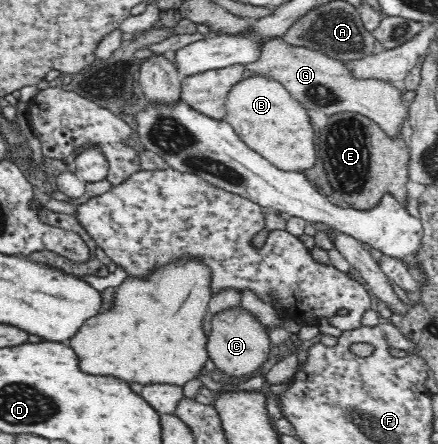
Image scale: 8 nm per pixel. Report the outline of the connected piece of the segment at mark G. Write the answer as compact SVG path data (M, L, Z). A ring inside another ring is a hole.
M281 37L261 40L261 52L255 62L245 67L248 73L264 75L275 80L301 103L309 112L322 112L327 117L337 112L359 113L374 120L389 136L407 131L408 104L401 100L403 94L397 84L381 80L356 80L340 59L305 46L291 45Z

